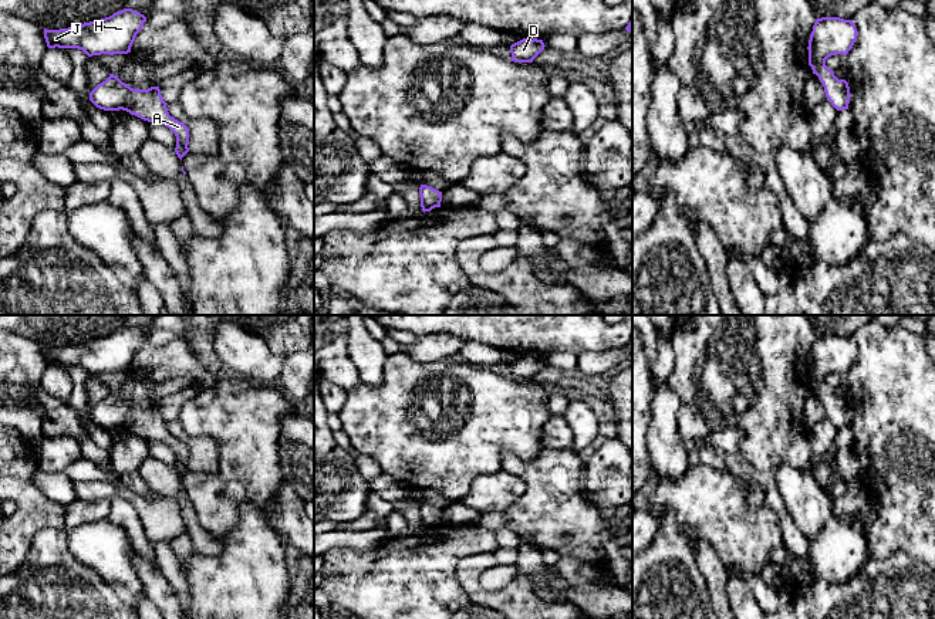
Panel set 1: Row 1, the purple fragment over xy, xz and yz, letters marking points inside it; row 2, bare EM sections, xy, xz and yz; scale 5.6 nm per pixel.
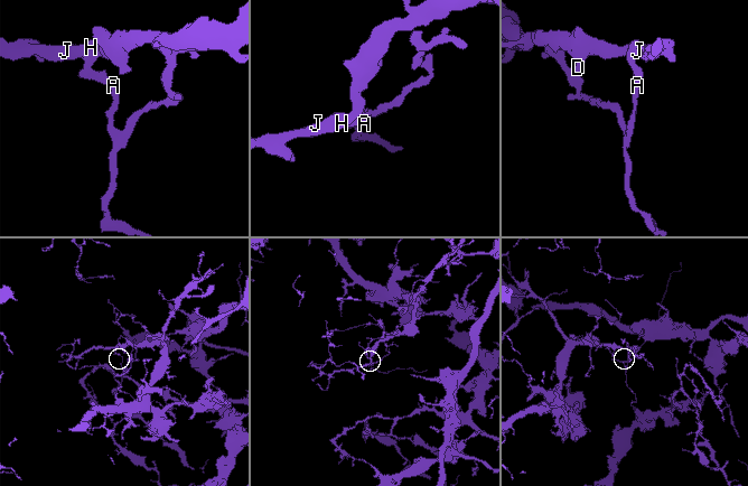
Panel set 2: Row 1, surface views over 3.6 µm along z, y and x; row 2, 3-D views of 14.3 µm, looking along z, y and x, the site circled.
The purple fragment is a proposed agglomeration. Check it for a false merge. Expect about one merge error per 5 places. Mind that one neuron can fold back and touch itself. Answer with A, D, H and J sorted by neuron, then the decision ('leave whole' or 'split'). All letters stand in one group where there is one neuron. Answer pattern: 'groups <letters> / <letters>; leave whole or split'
groups A D H J; leave whole

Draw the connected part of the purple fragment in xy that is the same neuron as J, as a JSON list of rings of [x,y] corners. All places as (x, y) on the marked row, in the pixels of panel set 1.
[[[124,9],[109,17],[60,30],[44,28],[48,48],[78,48],[88,57],[128,54],[146,17]]]

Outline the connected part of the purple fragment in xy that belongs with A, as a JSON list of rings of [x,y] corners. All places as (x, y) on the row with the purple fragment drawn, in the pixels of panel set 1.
[[[109,74],[90,92],[90,101],[104,111],[122,109],[144,121],[168,126],[176,136],[175,152],[178,158],[182,160],[189,152],[189,129],[183,122],[169,115],[168,104],[163,101],[159,87],[134,89],[122,82],[118,75]]]

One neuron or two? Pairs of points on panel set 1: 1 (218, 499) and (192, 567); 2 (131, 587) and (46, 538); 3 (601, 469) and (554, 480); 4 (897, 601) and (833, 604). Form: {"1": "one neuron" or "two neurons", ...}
{"1": "two neurons", "2": "two neurons", "3": "two neurons", "4": "one neuron"}

